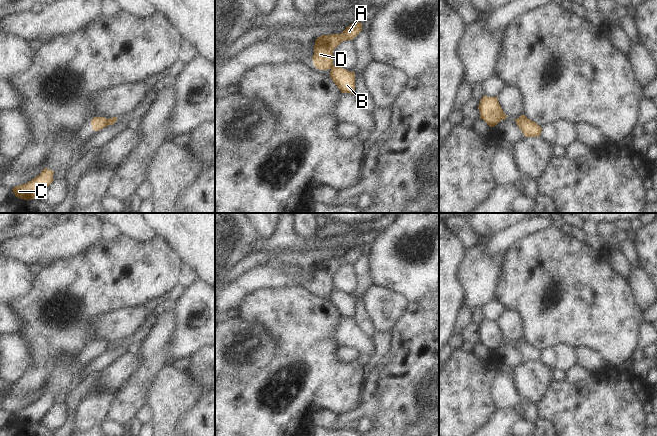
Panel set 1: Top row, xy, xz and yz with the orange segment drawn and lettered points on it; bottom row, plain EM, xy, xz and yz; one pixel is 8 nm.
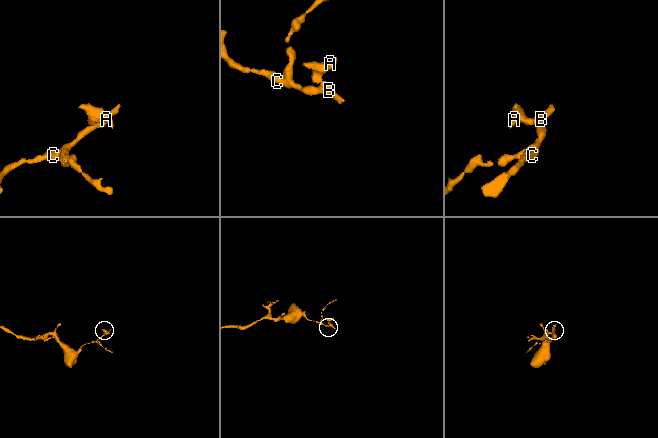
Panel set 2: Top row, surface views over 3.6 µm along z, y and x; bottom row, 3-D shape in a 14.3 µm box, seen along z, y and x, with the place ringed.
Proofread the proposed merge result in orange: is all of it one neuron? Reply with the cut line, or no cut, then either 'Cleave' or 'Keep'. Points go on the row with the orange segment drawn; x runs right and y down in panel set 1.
Split along xz (333, 65), (330, 68). Cleave.

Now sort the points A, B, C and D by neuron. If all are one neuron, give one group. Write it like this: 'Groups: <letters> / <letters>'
Groups: A D / B C.

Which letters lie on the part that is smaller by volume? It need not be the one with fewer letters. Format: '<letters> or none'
A, D

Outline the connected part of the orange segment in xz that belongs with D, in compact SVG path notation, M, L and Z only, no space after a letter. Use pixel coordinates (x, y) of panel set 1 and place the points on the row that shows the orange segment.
M356 22L341 34L322 35L318 37L314 45L312 57L315 68L320 70L331 69L333 65L333 51L343 41L353 40L362 31L362 23Z

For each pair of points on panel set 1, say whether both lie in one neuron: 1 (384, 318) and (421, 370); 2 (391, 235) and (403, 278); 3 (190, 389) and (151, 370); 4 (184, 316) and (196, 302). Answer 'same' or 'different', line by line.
1: different
2: same
3: different
4: same

